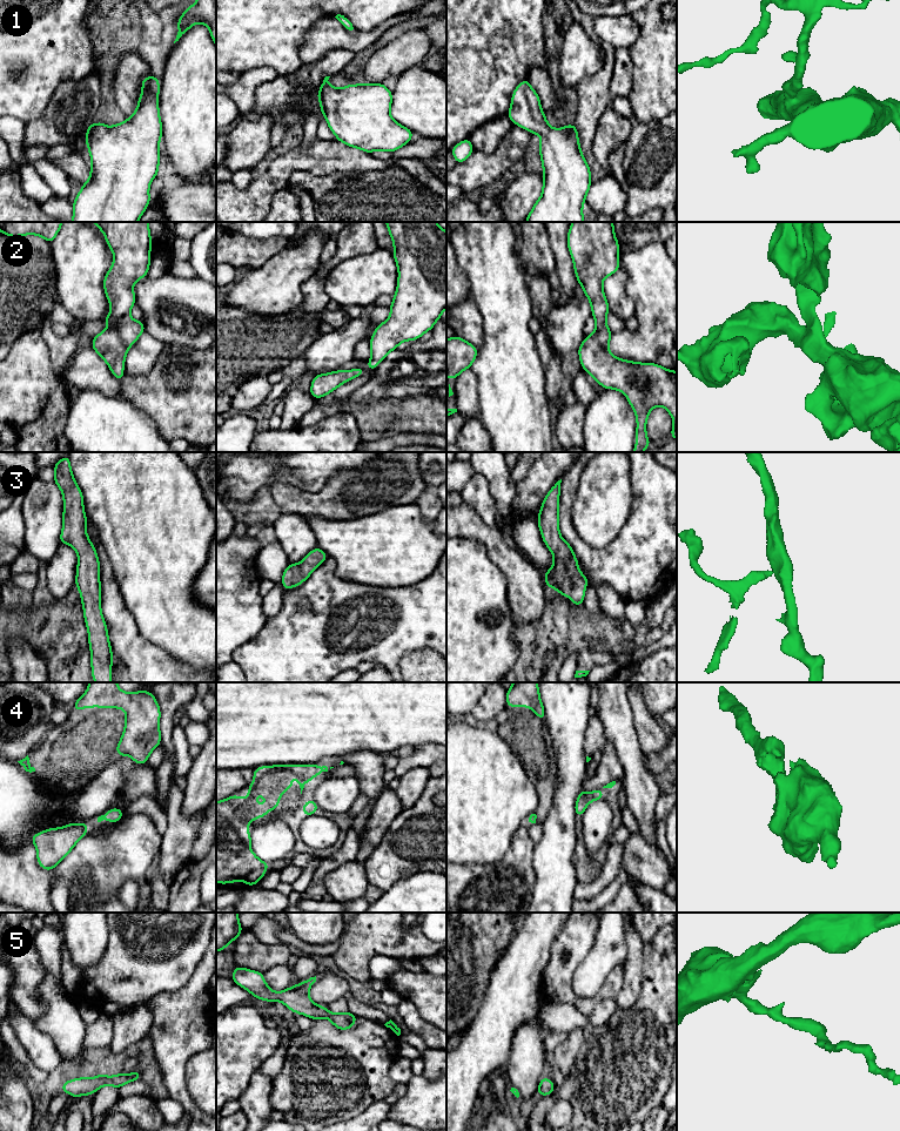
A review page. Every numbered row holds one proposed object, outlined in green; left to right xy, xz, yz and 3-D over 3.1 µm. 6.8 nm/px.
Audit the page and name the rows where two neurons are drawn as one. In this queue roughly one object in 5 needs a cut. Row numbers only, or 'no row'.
no row

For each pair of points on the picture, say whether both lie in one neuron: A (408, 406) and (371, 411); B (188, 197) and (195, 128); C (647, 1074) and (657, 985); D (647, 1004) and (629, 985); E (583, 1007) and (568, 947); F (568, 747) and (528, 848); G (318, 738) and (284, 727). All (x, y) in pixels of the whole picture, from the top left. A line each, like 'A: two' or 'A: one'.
A: one
B: two
C: one
D: two
E: one
F: two
G: one

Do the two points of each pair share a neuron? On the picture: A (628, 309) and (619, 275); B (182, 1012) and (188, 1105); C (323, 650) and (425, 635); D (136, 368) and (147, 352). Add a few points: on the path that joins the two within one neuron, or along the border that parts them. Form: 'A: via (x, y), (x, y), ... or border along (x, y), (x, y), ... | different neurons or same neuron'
A: via (619, 301), (619, 283) | same neuron
B: via (176, 1036), (176, 1082) | same neuron
C: via (349, 635), (400, 635) | same neuron
D: via (136, 364), (143, 356) | same neuron

